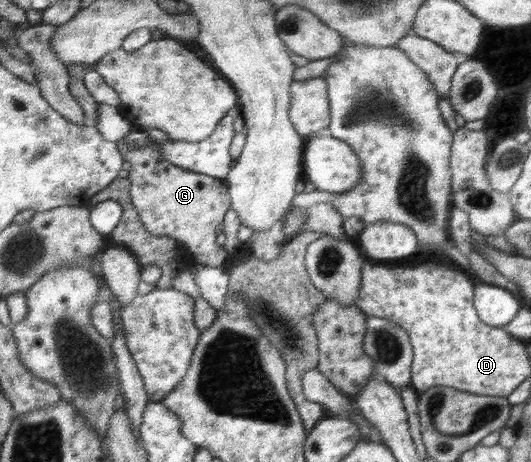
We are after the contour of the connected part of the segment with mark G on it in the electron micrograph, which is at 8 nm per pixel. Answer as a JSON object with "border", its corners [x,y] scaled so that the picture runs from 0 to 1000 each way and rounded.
{"border":[[[230,297],[218,307],[245,361],[245,424],[260,472],[288,511],[324,515],[347,532],[365,567],[401,578],[424,576],[429,545],[407,526],[411,489],[435,450],[426,394],[390,377],[343,366],[305,340],[301,318],[241,318]]]}

